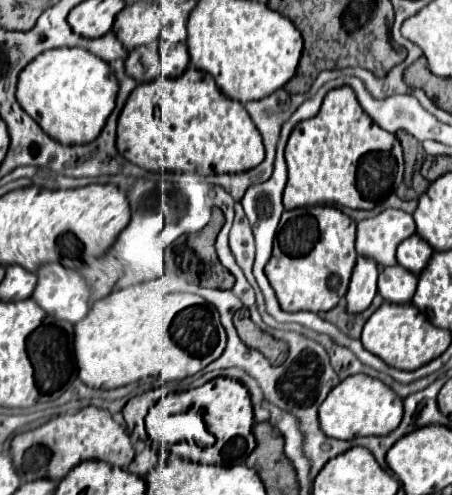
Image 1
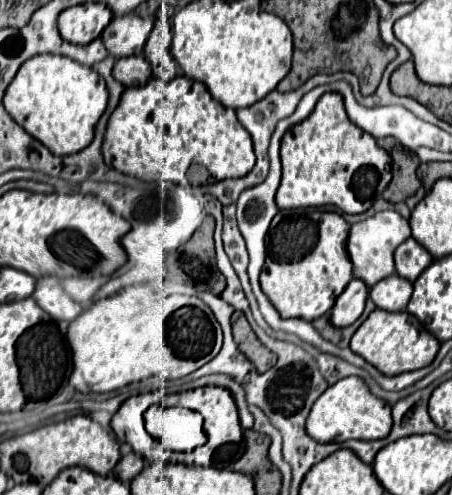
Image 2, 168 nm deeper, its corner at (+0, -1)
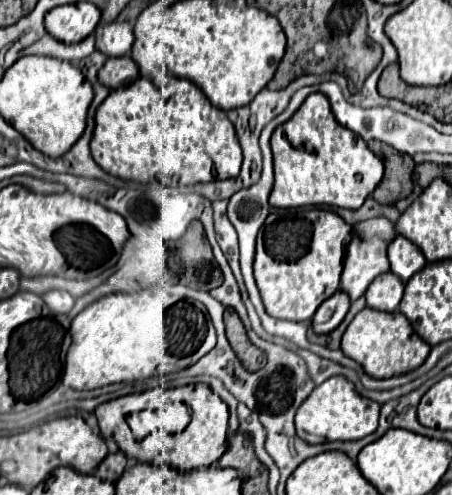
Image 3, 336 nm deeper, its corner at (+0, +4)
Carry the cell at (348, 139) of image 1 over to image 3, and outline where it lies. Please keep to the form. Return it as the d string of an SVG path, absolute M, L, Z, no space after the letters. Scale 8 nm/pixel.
M320 93L308 95L302 107L272 133L270 147L274 159L270 205L280 209L304 205L360 209L384 175L384 163L366 147L364 139L334 121L328 99Z

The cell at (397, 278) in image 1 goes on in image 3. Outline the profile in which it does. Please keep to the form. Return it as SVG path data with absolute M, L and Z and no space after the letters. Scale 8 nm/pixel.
M384 273L380 277L376 277L370 287L366 289L366 305L370 309L376 311L386 311L392 313L398 309L400 301L402 301L402 293L404 291L404 283L392 275L392 273Z

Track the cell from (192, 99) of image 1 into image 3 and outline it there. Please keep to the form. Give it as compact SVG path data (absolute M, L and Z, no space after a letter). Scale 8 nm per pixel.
M144 77L128 87L110 91L96 111L96 127L90 141L92 159L106 173L138 183L160 179L162 185L194 185L236 177L242 151L226 113L210 105L206 95L186 79L182 109L172 109L170 115L162 91Z

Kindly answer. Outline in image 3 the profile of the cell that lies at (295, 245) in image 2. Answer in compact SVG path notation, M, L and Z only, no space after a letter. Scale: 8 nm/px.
M272 209L256 243L254 279L268 315L288 321L310 321L316 307L340 287L340 271L352 225L332 211Z

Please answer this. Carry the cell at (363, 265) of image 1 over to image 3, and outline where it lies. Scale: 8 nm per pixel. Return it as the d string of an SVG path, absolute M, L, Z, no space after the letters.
M336 291L330 299L326 299L318 309L316 309L316 313L314 313L314 317L312 317L312 331L314 333L330 333L330 331L334 331L340 323L342 323L342 319L344 319L344 315L348 313L348 309L350 309L350 299L348 299L348 295L346 293L342 293L342 291Z

